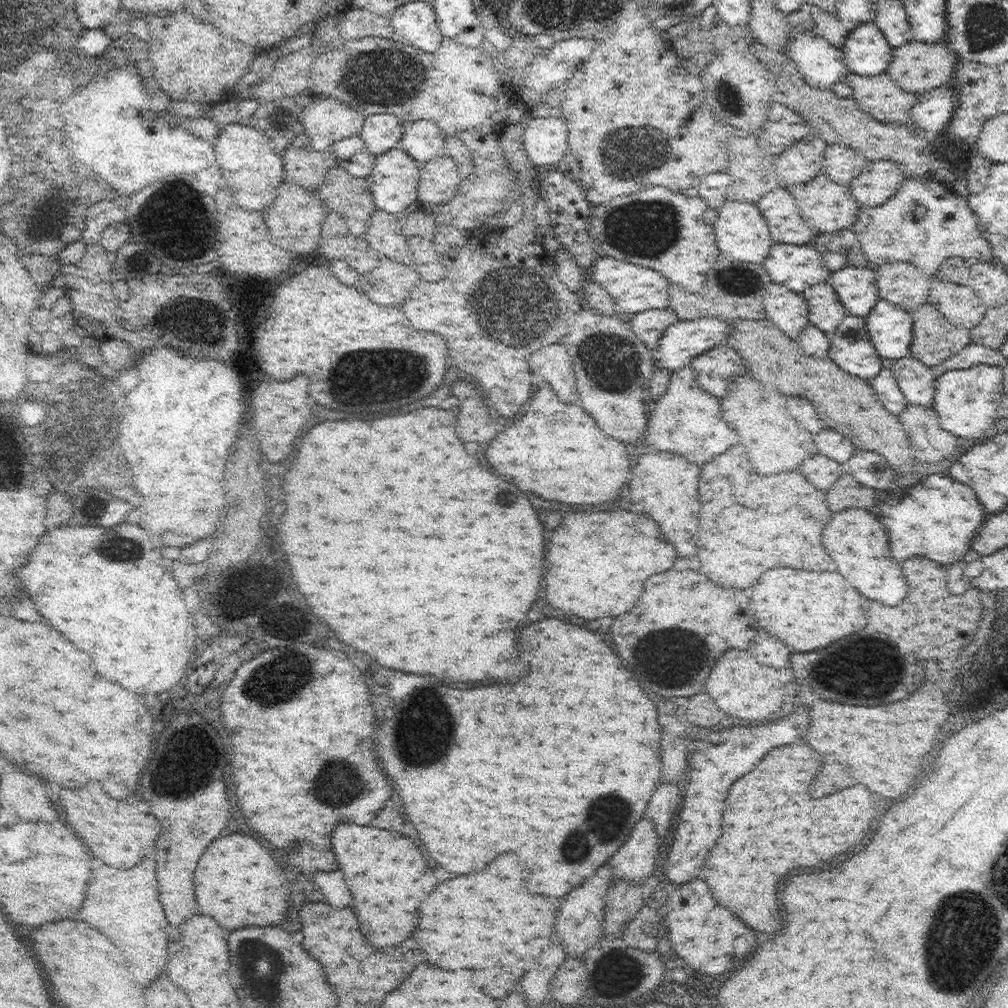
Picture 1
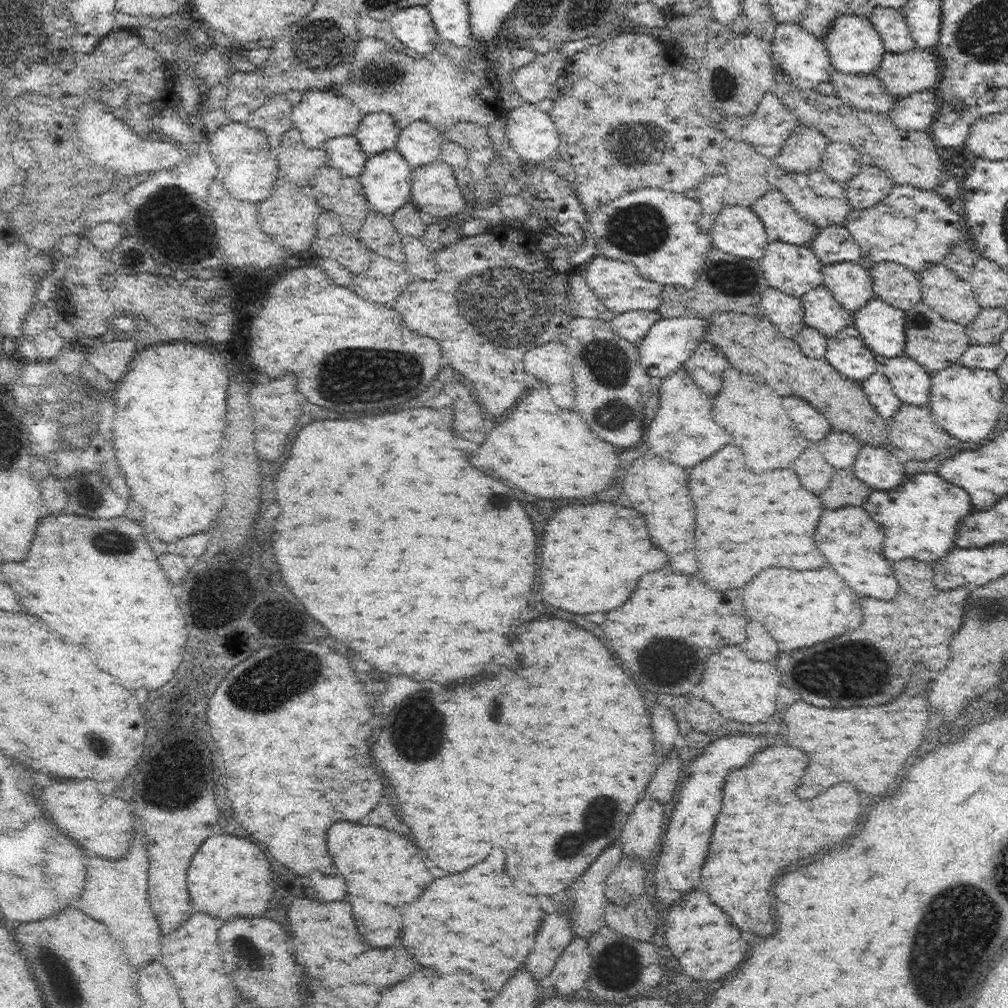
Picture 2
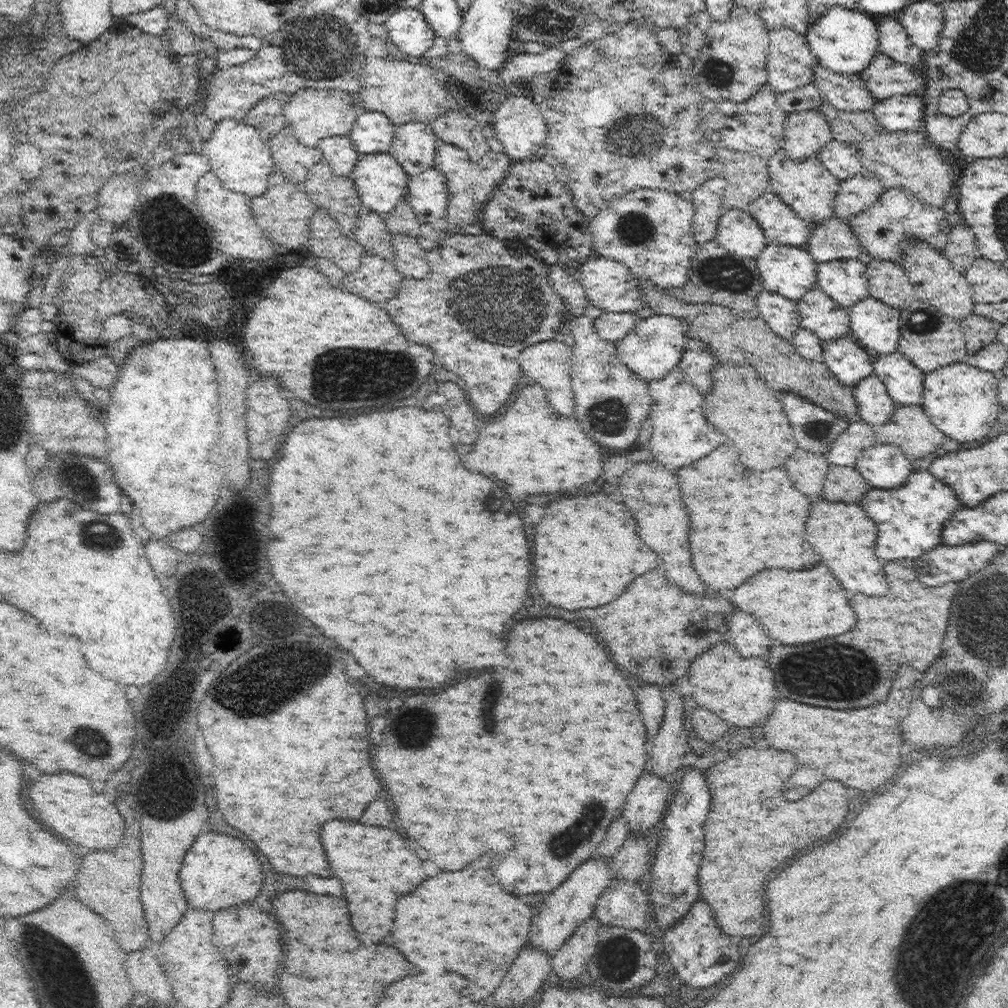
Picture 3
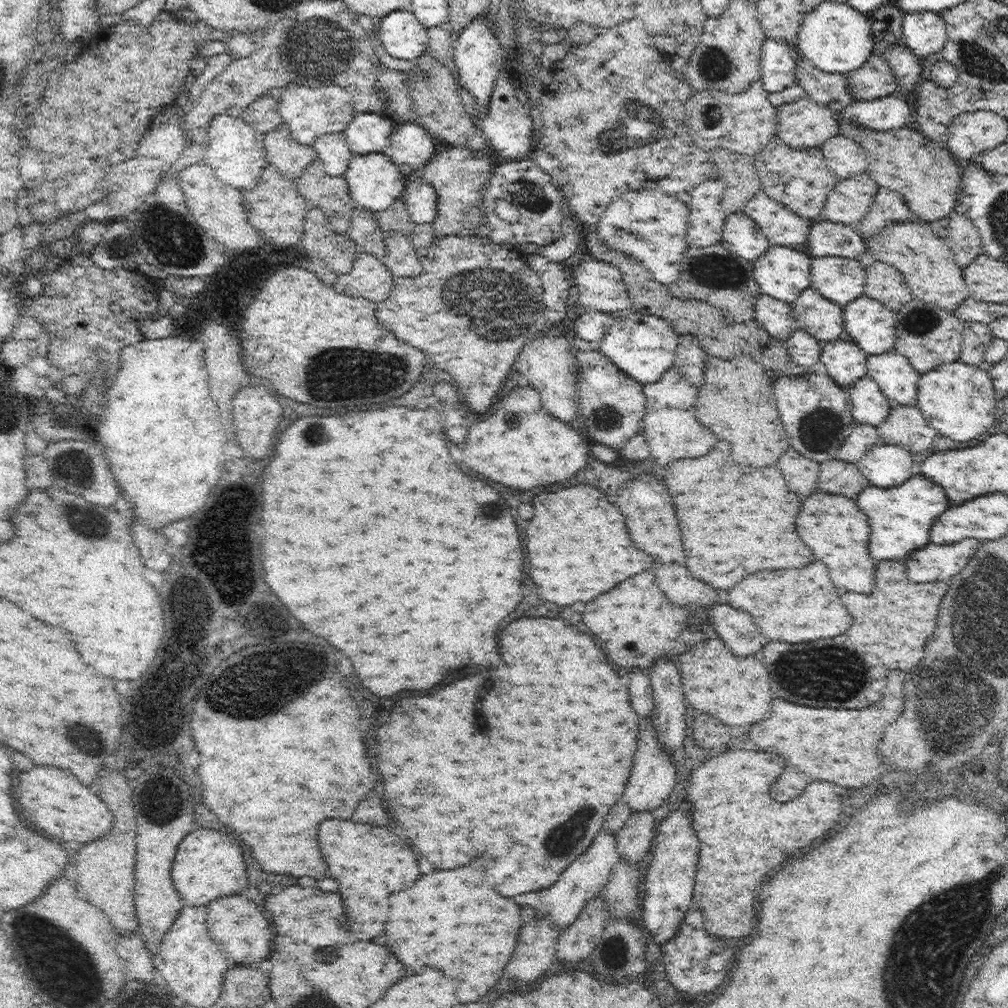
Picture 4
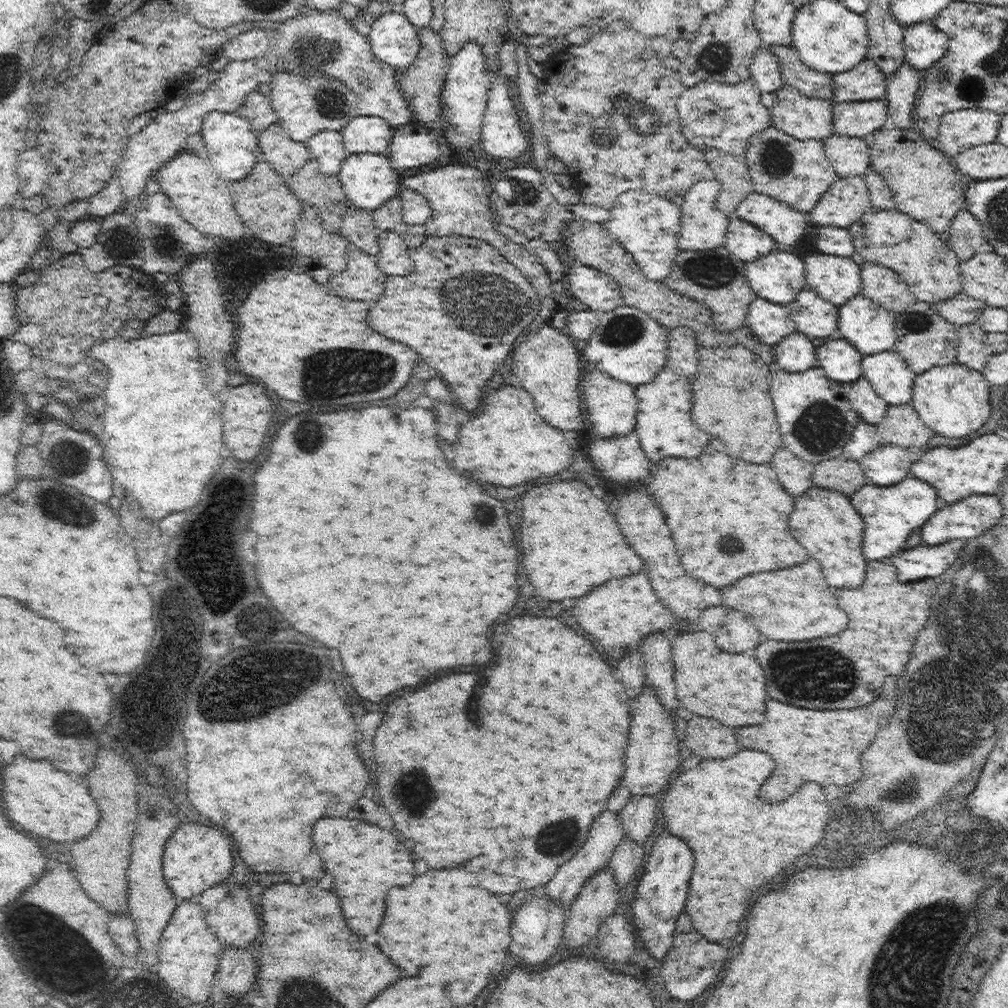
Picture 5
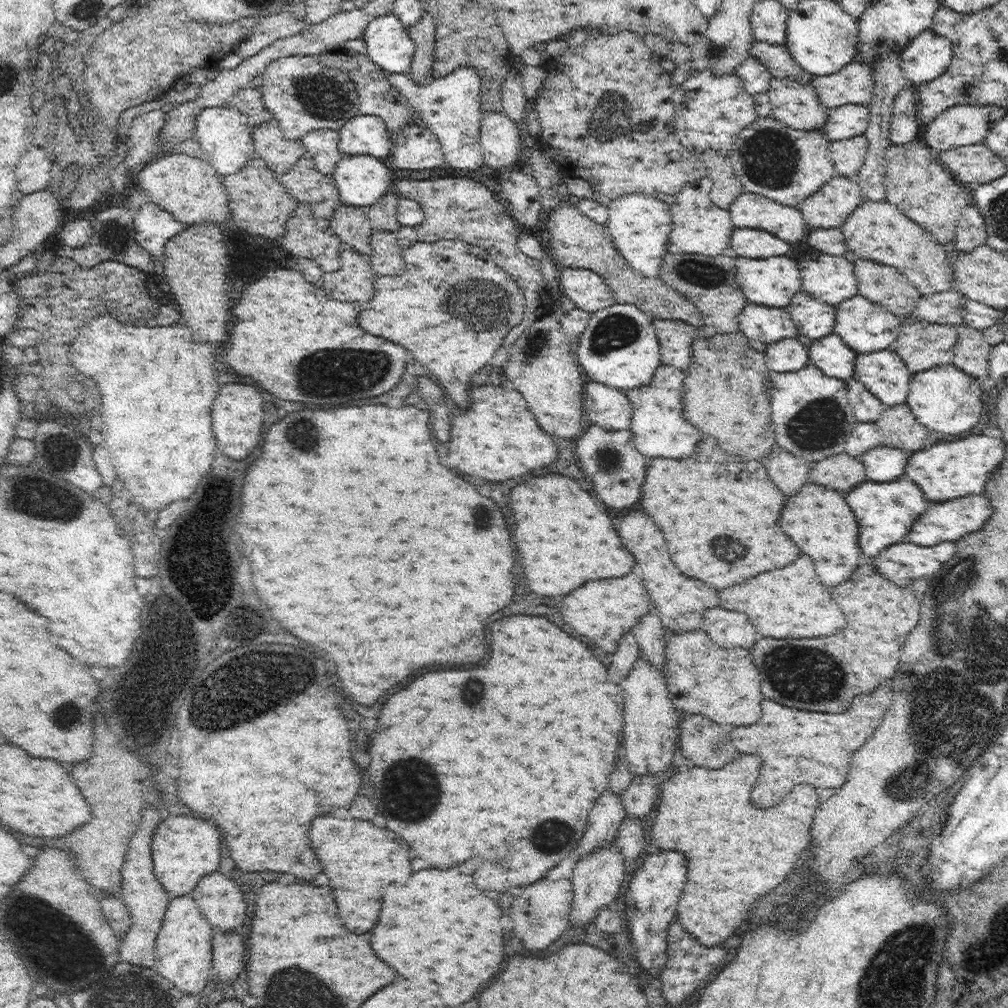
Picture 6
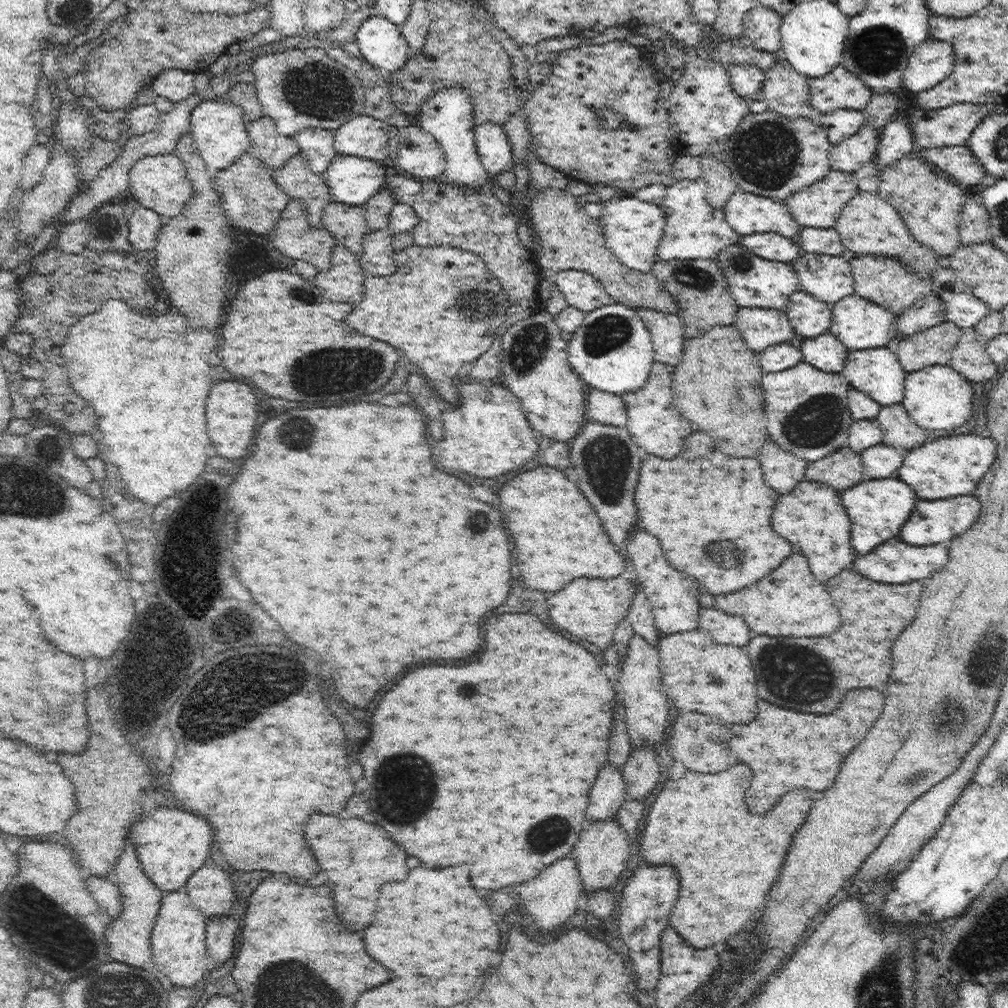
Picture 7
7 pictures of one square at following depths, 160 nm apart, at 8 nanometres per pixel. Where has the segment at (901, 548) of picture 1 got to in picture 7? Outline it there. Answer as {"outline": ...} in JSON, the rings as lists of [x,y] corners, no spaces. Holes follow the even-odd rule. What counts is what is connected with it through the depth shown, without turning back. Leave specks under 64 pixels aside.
{"outline":[[[896,478],[886,480],[860,481],[860,484],[852,486],[850,490],[842,492],[842,504],[846,506],[846,512],[852,522],[852,546],[862,556],[866,552],[872,552],[878,544],[898,536],[902,524],[910,518],[910,512],[914,510],[916,498],[912,488]]]}

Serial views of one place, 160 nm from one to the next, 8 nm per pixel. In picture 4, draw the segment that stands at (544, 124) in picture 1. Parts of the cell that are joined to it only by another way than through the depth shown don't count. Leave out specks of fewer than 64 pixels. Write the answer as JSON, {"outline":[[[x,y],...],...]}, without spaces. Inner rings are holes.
{"outline":[[[503,68],[496,79],[487,108],[488,112],[484,118],[478,119],[478,126],[484,136],[487,136],[491,150],[497,150],[498,153],[506,156],[506,158],[524,159],[531,156],[534,150],[531,146],[531,138],[532,132],[537,126],[536,115],[528,104],[521,103],[516,97],[514,86],[510,82],[506,68]]]}

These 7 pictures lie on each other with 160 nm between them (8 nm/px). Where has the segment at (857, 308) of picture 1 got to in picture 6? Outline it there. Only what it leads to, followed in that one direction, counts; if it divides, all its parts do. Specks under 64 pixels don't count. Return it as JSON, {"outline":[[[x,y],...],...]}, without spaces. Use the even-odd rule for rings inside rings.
{"outline":[[[808,233],[802,240],[790,243],[786,256],[797,261],[798,270],[803,281],[803,289],[808,290],[827,304],[838,306],[843,300],[857,295],[857,279],[853,271],[853,263],[843,255],[826,254],[808,244]]]}

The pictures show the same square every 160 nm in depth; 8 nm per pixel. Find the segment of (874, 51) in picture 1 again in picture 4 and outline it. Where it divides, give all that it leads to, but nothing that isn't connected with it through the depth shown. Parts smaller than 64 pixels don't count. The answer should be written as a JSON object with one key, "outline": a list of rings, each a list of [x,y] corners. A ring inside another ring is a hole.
{"outline":[[[824,1],[809,8],[806,12],[806,18],[802,20],[798,31],[797,47],[800,52],[816,68],[827,73],[848,73],[850,71],[862,68],[862,65],[869,59],[873,52],[874,32],[868,14],[856,10],[847,2],[840,3],[836,1]]]}

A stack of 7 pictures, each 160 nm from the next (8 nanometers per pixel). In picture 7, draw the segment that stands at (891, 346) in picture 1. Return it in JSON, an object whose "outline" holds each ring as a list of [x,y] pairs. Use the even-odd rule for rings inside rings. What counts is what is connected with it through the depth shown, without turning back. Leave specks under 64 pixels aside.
{"outline":[[[852,293],[841,298],[838,303],[831,306],[832,322],[829,331],[836,335],[840,343],[848,349],[868,349],[891,346],[896,341],[897,315],[878,304],[870,302],[867,298]]]}

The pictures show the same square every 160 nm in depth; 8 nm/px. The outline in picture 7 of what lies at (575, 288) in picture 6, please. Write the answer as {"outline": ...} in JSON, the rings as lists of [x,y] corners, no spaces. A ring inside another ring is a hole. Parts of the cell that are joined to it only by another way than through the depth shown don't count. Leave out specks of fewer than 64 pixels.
{"outline":[[[574,269],[562,270],[553,279],[568,304],[578,307],[584,313],[613,302],[600,280],[589,272]]]}

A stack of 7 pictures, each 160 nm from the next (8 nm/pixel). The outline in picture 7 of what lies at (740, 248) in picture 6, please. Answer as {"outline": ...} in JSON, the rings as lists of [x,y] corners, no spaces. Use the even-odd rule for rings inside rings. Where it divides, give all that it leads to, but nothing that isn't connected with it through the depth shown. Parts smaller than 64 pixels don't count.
{"outline":[[[772,231],[743,236],[740,243],[770,261],[788,263],[803,254],[795,238],[786,238]]]}

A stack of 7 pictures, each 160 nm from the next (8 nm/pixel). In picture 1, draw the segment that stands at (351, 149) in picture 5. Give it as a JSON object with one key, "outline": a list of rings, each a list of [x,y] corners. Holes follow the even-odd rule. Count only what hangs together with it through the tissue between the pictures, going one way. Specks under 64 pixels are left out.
{"outline":[[[377,112],[363,119],[362,130],[358,136],[365,142],[366,148],[378,156],[400,145],[404,127],[405,125],[398,120],[396,115]]]}

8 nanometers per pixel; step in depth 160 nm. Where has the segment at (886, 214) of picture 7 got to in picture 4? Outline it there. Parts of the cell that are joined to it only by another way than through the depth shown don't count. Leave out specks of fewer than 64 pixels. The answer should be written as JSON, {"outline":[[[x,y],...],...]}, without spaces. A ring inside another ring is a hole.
{"outline":[[[904,220],[903,222],[890,222],[882,236],[867,237],[865,250],[876,261],[888,262],[894,265],[903,275],[907,288],[911,291],[914,299],[921,300],[953,313],[968,298],[969,289],[962,280],[961,266],[956,264],[954,253],[945,238],[936,236],[936,226],[922,220]]]}

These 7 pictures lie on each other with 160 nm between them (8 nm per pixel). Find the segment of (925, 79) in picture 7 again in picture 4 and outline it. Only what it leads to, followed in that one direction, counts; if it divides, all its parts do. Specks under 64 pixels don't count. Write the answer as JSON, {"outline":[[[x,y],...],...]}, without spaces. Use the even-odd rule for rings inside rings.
{"outline":[[[918,11],[903,20],[903,40],[920,60],[941,52],[947,39],[946,23],[939,13]]]}

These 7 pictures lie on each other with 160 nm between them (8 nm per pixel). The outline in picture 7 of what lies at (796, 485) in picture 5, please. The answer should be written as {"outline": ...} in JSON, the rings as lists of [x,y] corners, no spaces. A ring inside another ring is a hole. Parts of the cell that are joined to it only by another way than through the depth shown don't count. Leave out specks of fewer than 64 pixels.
{"outline":[[[764,440],[764,442],[766,444],[760,450],[760,464],[766,484],[782,494],[792,492],[794,486],[800,480],[804,480],[807,461],[783,449],[773,440]]]}

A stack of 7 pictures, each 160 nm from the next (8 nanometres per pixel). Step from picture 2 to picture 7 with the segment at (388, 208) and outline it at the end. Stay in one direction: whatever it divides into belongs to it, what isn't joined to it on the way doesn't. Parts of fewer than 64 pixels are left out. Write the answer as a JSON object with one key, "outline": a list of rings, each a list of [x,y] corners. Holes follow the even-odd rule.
{"outline":[[[337,154],[325,170],[326,184],[330,191],[330,200],[342,201],[350,205],[364,205],[370,197],[386,188],[389,165],[372,159],[352,155]]]}

